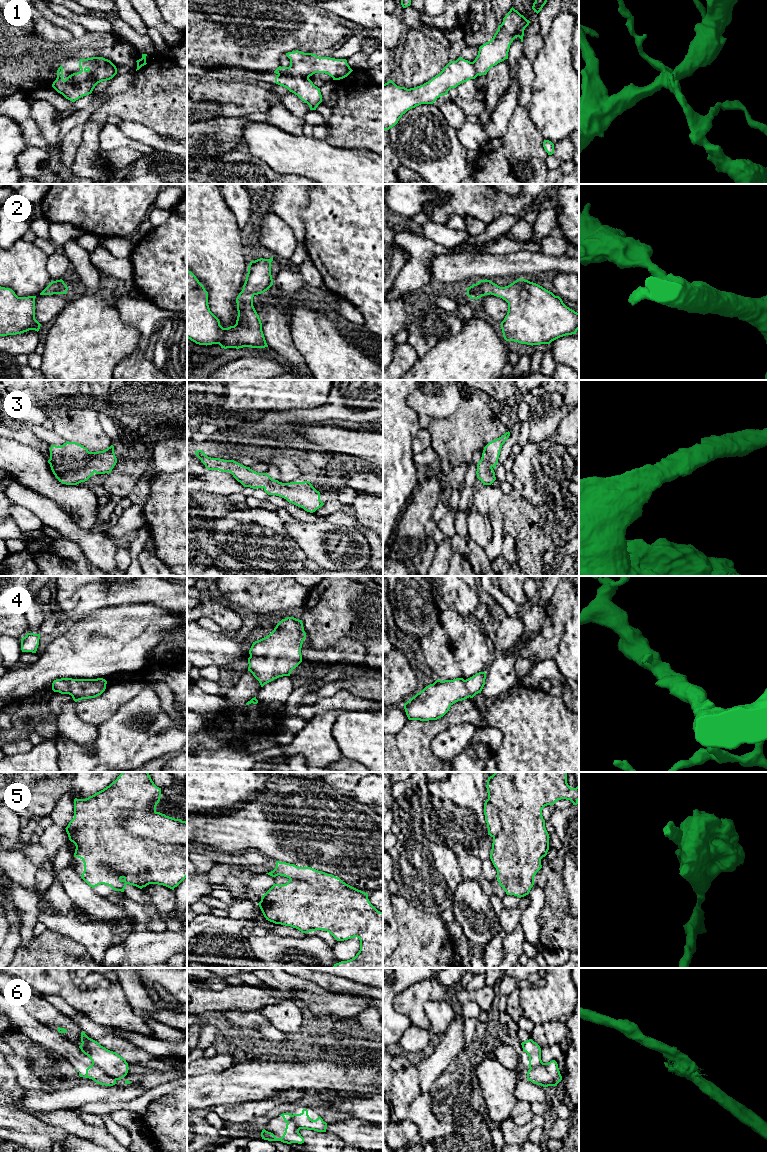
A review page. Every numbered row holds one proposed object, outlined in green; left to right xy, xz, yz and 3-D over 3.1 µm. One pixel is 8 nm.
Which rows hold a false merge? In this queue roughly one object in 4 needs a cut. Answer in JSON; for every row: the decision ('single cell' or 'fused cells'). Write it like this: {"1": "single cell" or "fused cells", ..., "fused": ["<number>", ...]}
{"1": "single cell", "2": "single cell", "3": "single cell", "4": "single cell", "5": "single cell", "6": "fused cells", "fused": ["6"]}

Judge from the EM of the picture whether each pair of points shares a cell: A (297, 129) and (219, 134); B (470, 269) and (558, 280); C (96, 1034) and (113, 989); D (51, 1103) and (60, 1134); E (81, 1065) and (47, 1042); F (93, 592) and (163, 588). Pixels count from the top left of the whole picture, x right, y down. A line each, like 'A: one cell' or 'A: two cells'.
A: one cell
B: two cells
C: two cells
D: two cells
E: one cell
F: one cell

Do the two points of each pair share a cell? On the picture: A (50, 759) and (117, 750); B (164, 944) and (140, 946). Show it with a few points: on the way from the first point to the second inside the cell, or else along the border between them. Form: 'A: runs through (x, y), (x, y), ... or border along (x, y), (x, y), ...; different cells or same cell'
A: border along (56, 737), (58, 761); different cells
B: runs through (158, 946), (146, 946); same cell

